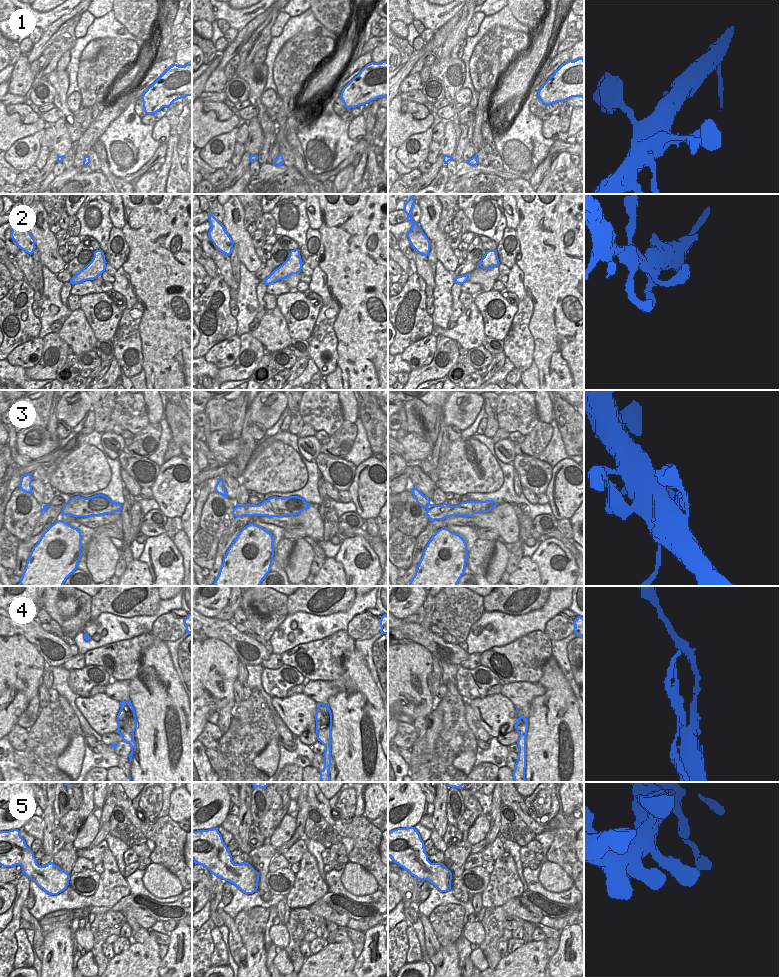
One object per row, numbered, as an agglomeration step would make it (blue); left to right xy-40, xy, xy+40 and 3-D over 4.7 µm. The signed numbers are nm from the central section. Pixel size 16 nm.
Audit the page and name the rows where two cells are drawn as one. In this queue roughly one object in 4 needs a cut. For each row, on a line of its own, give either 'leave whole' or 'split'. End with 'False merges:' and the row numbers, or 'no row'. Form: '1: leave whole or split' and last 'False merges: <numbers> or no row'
1: leave whole
2: leave whole
3: split
4: split
5: leave whole
False merges: 3, 4

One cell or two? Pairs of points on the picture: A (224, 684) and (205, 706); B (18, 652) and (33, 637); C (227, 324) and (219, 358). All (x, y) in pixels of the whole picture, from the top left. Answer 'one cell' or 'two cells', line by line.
A: two cells
B: two cells
C: two cells

